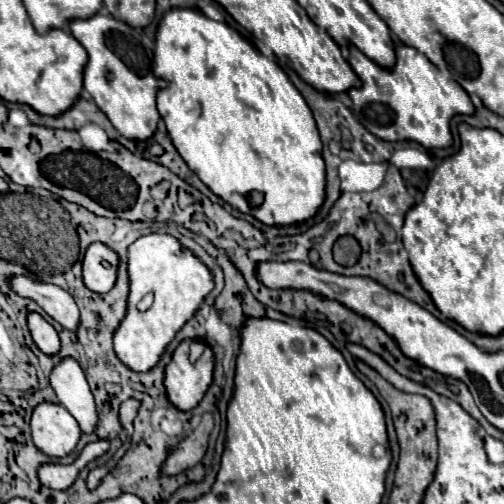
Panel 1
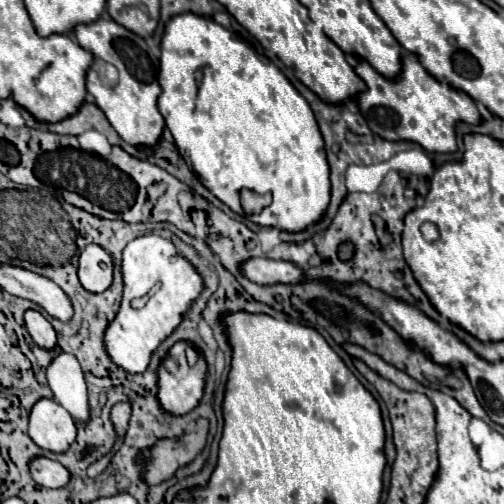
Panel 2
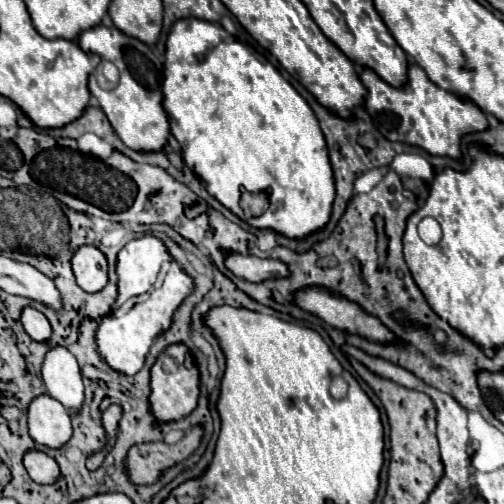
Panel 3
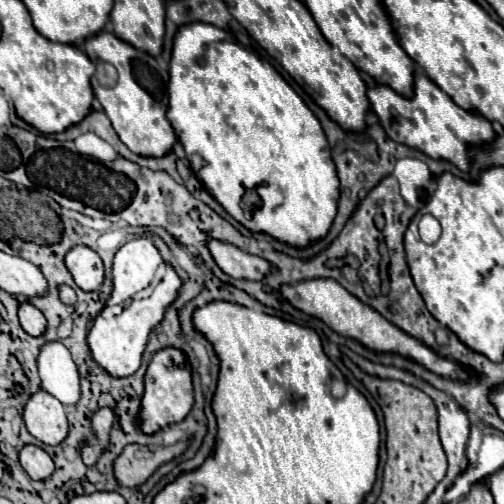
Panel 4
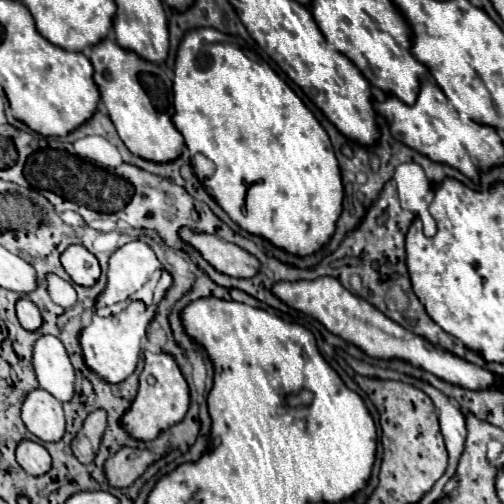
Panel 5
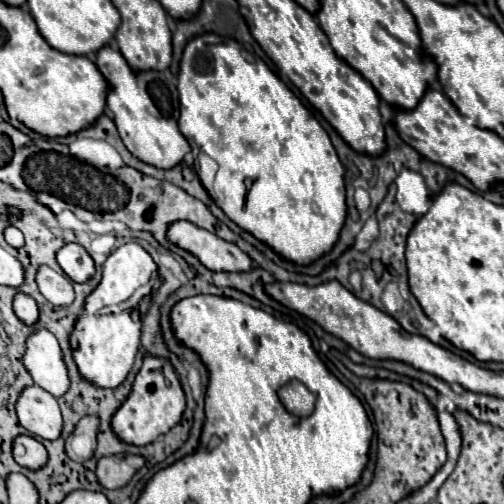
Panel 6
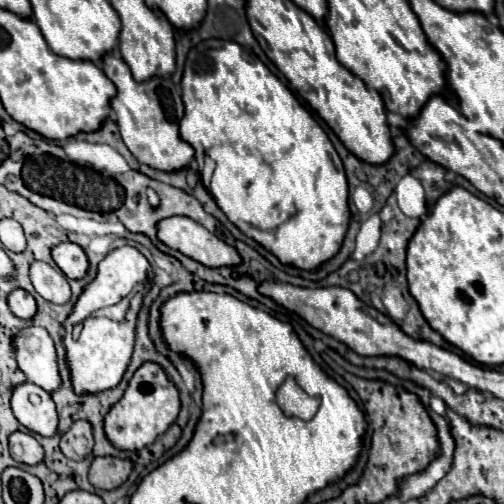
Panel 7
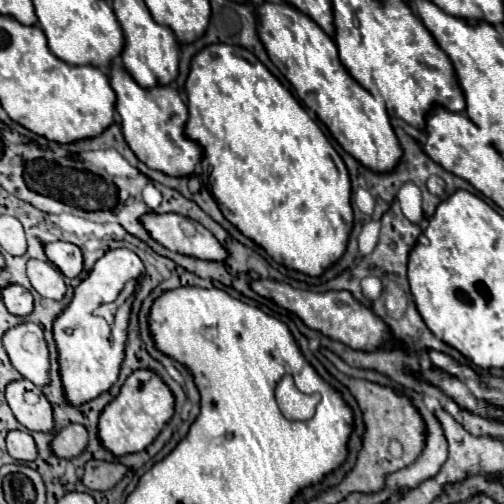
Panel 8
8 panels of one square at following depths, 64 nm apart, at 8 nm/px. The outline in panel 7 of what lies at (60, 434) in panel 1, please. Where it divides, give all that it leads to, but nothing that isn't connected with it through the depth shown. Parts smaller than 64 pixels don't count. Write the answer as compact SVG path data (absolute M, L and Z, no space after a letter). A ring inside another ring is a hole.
M32 382L18 384L12 390L10 406L14 410L16 420L26 426L30 432L40 436L54 436L58 428L58 414L56 406L48 392L36 388Z

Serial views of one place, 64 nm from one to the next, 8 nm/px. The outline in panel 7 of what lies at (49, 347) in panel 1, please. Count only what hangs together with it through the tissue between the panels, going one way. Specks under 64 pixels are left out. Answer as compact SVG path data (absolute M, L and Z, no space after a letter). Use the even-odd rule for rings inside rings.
M20 288L10 292L8 306L10 306L14 316L24 318L24 320L30 320L36 314L36 300L32 298L32 294L28 294L28 292L20 290Z

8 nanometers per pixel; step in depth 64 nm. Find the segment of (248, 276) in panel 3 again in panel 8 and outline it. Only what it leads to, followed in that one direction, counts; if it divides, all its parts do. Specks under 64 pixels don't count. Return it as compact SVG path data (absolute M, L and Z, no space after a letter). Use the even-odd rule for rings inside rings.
M144 214L140 222L150 236L172 252L202 260L226 260L226 250L220 242L198 222L180 214Z

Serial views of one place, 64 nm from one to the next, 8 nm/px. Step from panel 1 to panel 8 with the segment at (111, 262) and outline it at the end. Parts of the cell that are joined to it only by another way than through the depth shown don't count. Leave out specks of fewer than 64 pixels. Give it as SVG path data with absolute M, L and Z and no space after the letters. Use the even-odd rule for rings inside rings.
M50 242L44 246L48 260L68 278L74 278L82 272L82 252L78 246L68 242Z

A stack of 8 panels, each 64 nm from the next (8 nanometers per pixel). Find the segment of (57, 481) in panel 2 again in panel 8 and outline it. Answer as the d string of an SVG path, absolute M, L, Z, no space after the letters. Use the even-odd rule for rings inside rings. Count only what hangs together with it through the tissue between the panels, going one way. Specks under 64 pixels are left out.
M22 430L8 432L6 446L8 446L8 454L14 460L20 460L20 462L32 462L38 456L34 438L28 432L22 432Z

